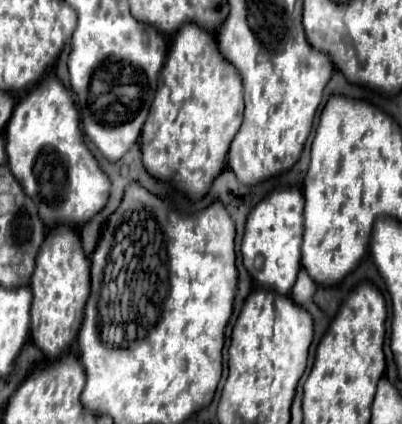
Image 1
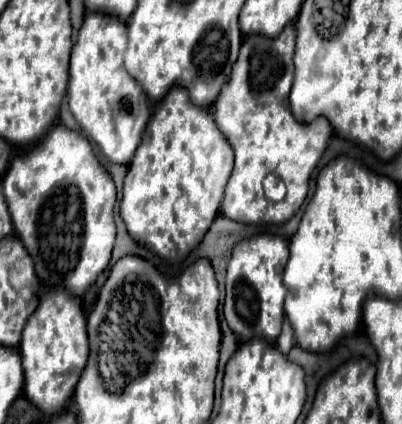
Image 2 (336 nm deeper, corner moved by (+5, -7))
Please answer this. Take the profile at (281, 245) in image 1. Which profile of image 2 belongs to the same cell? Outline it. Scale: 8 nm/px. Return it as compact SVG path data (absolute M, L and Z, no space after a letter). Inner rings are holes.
M262 236L262 240L250 238L236 244L226 274L224 316L240 342L248 342L252 338L266 338L270 342L276 342L276 336L280 336L284 318L284 296L286 296L282 272L286 262L288 262L286 238Z

